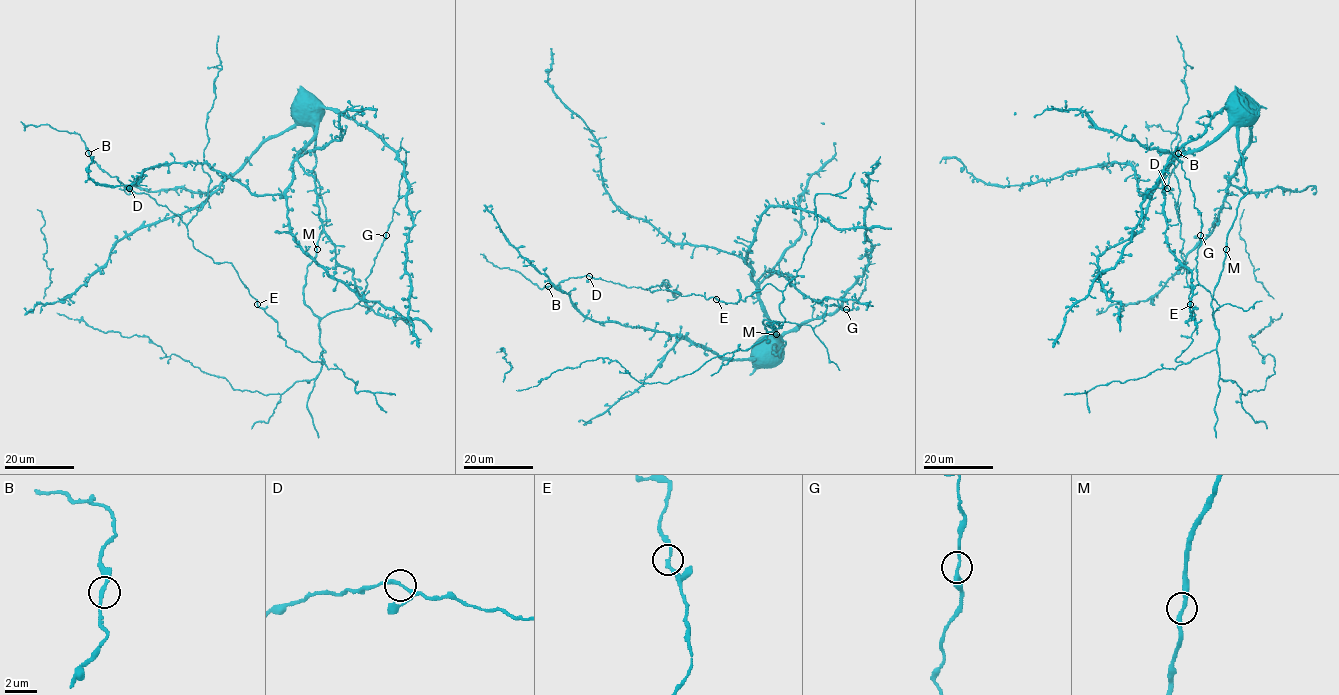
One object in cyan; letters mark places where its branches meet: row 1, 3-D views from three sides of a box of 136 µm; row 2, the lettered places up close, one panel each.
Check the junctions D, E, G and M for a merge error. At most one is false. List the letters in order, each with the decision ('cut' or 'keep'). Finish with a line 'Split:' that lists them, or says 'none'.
D: keep
E: keep
G: keep
M: keep
Split: none

